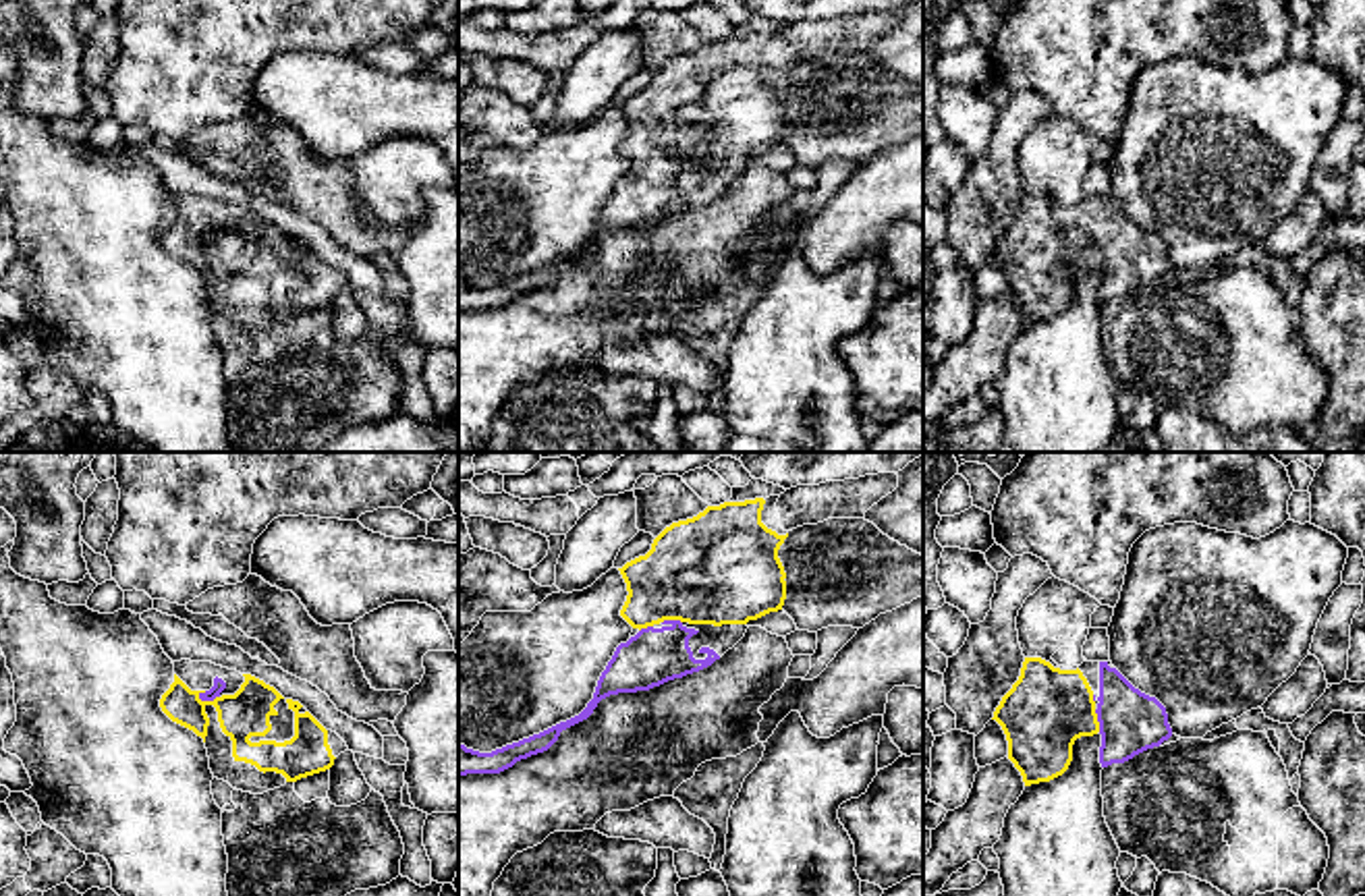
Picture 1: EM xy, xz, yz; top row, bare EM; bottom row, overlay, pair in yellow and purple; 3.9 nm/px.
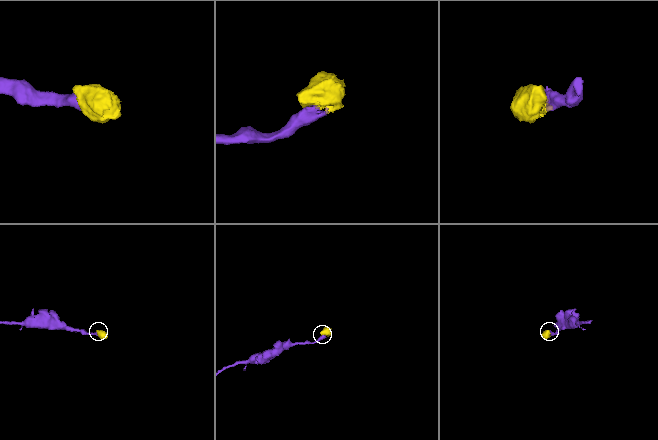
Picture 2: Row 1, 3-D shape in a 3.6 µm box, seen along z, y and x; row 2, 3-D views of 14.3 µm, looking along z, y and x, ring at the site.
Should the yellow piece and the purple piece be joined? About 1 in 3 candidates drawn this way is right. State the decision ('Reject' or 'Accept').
Accept

